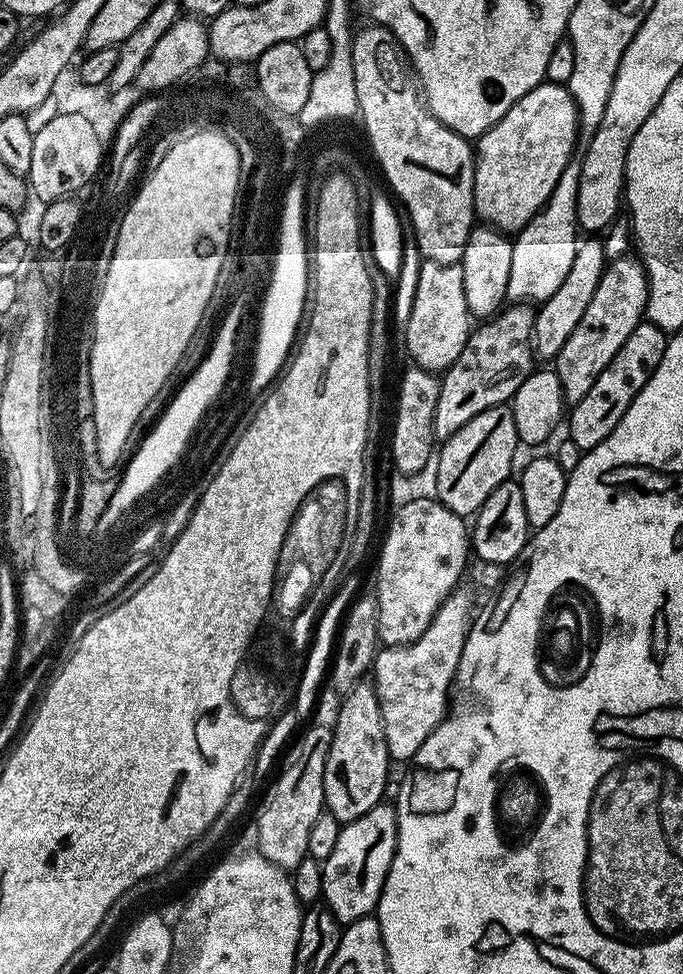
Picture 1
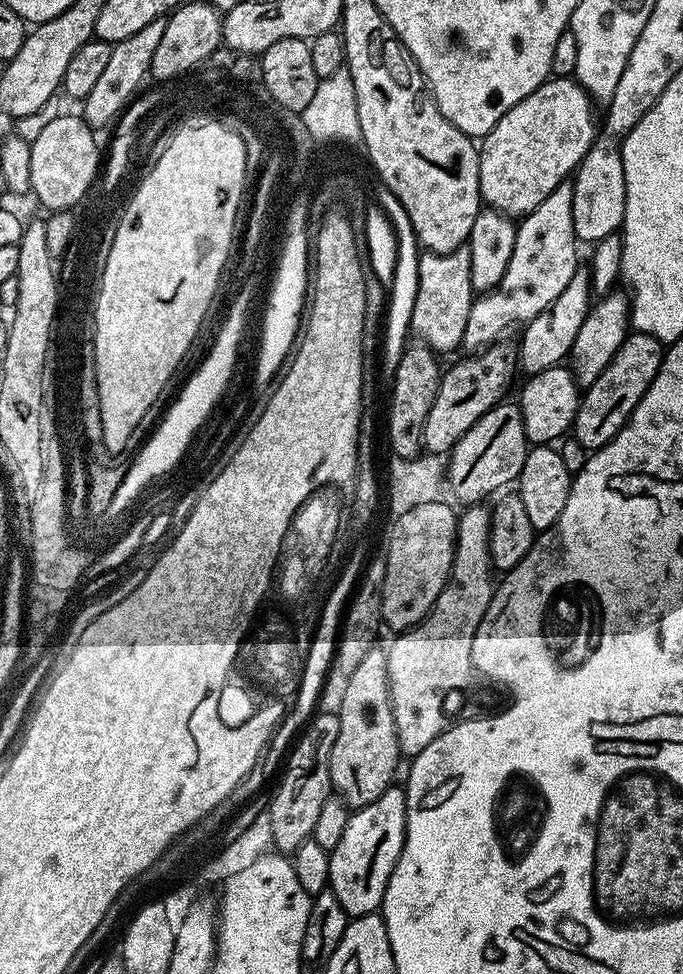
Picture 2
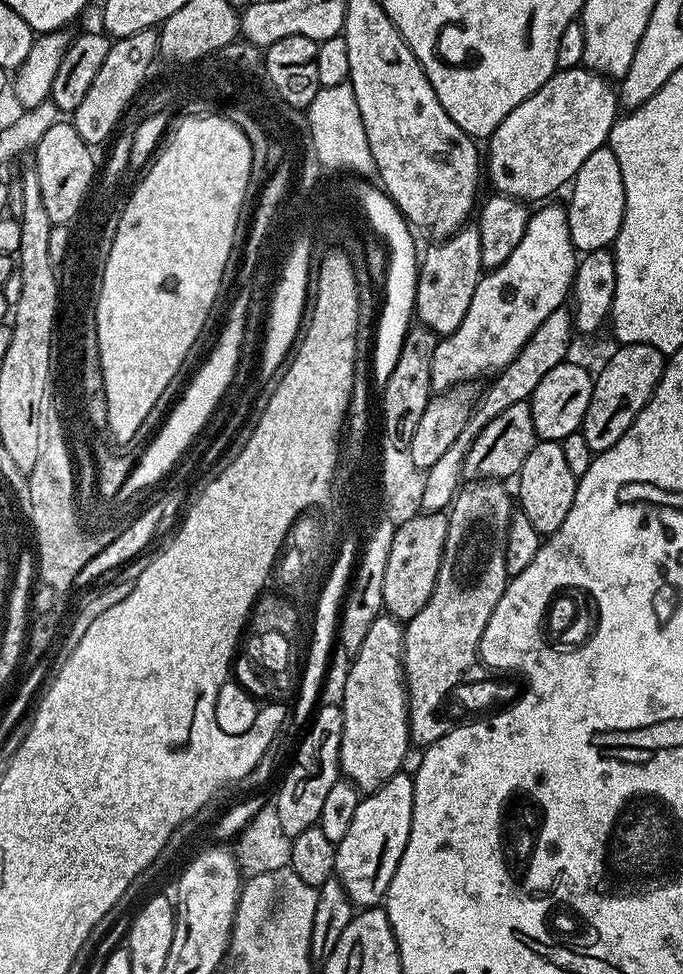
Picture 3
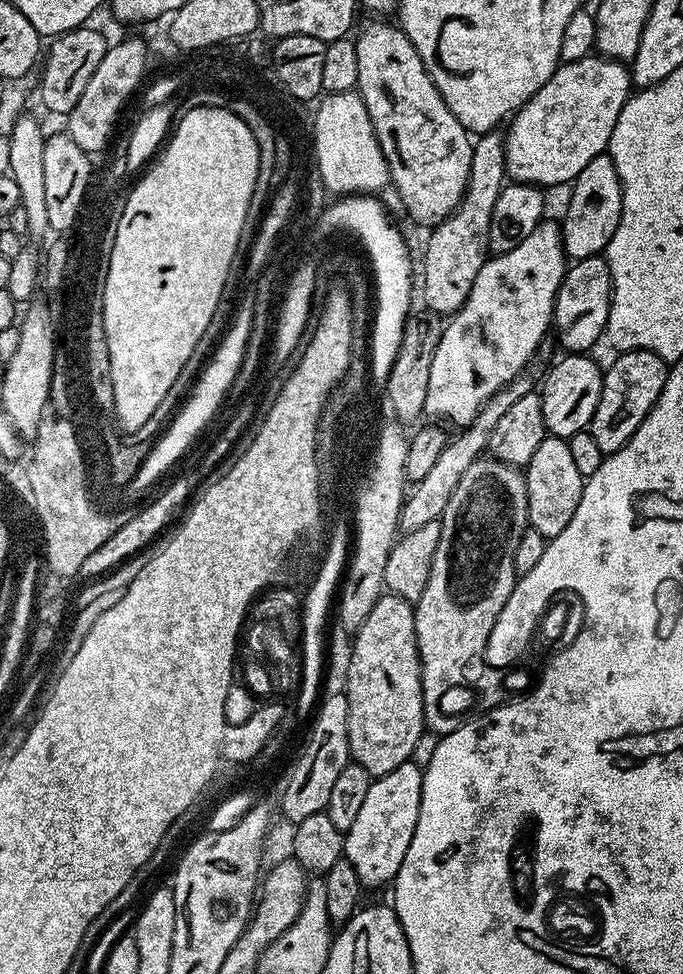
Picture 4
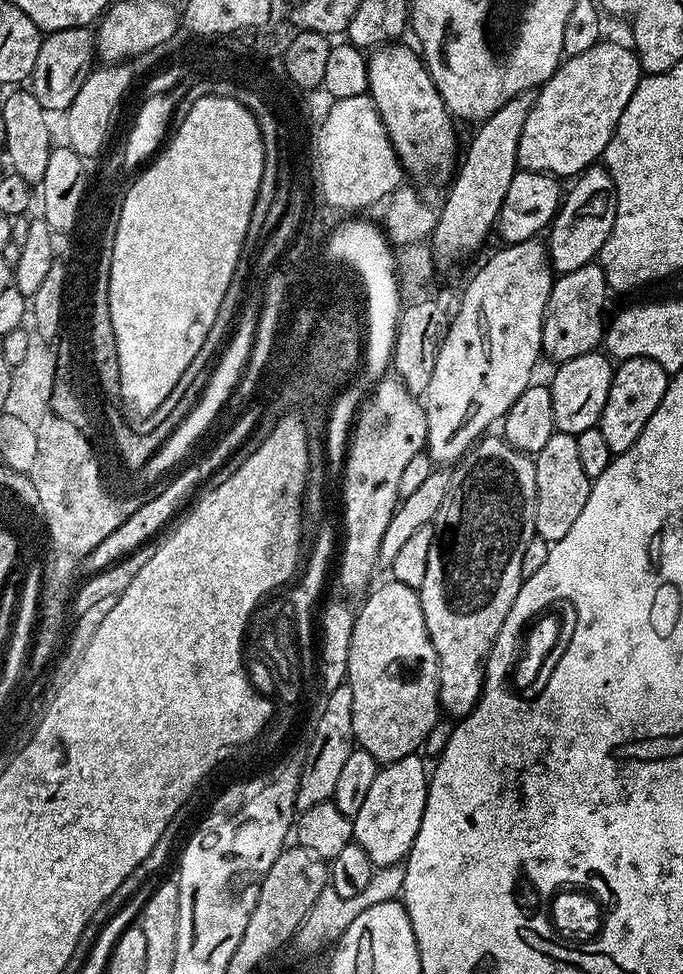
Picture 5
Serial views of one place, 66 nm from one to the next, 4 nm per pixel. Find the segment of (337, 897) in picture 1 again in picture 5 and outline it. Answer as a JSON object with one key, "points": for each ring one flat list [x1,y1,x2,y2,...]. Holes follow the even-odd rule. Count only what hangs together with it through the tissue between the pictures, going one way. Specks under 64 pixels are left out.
{"points":[[413,754,398,758,398,762,383,765,376,773,362,810,351,817,352,839,358,846,362,846,362,850,366,850,370,862,376,868,401,863,412,849,422,814,426,810,430,779,429,765,424,765,422,757,423,755]]}

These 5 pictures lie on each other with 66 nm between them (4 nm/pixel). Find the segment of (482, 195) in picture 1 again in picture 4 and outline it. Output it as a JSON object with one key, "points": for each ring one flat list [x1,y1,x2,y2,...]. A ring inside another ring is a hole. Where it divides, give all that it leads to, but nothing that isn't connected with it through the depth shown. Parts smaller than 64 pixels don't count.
{"points":[[593,54,578,58,578,62,561,63,535,94,511,117,504,137,504,170,509,181,517,184,564,184,571,185,578,174,590,162,590,158,601,155,610,142,614,122,622,114,622,106,633,91,632,73,627,63,609,60,607,56]]}

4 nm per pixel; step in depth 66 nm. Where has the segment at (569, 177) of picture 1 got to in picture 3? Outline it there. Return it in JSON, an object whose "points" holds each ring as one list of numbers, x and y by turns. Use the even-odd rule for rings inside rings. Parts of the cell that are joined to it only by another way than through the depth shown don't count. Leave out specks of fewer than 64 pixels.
{"points":[[549,203,531,213,528,217,526,234,522,234,522,242,502,266,485,271,474,290,474,298,470,298,470,310,466,310,466,318,462,318,462,326,449,336,437,339,432,363,432,390,439,394,447,392,461,384,475,381,475,376,495,374,504,369,507,364,526,346,530,334,550,318,555,308,561,307,569,299,573,291,573,280,576,274,578,253,572,245,570,226,568,225,567,207]]}

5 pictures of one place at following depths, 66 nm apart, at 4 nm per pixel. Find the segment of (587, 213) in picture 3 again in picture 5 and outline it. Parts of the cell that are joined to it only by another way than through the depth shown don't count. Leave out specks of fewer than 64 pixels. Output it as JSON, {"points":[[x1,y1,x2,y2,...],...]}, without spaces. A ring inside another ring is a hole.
{"points":[[603,166,585,168,579,176,571,181,572,189,567,189,559,210,546,232,548,259,557,273,578,270,579,267,593,263,599,257,606,238,610,238,610,230,616,217,616,187,608,169]]}

